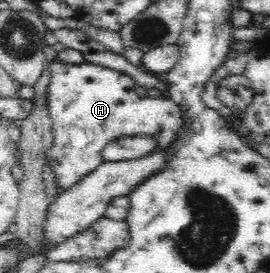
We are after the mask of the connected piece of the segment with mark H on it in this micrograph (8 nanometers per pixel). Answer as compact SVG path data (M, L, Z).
M50 53L47 63L50 83L44 99L52 125L53 147L47 151L46 165L56 175L54 180L60 191L73 187L84 175L95 171L104 162L101 151L109 142L121 136L151 135L163 150L185 122L167 94L159 98L139 96L130 75L87 62L61 65L51 57L55 55Z

